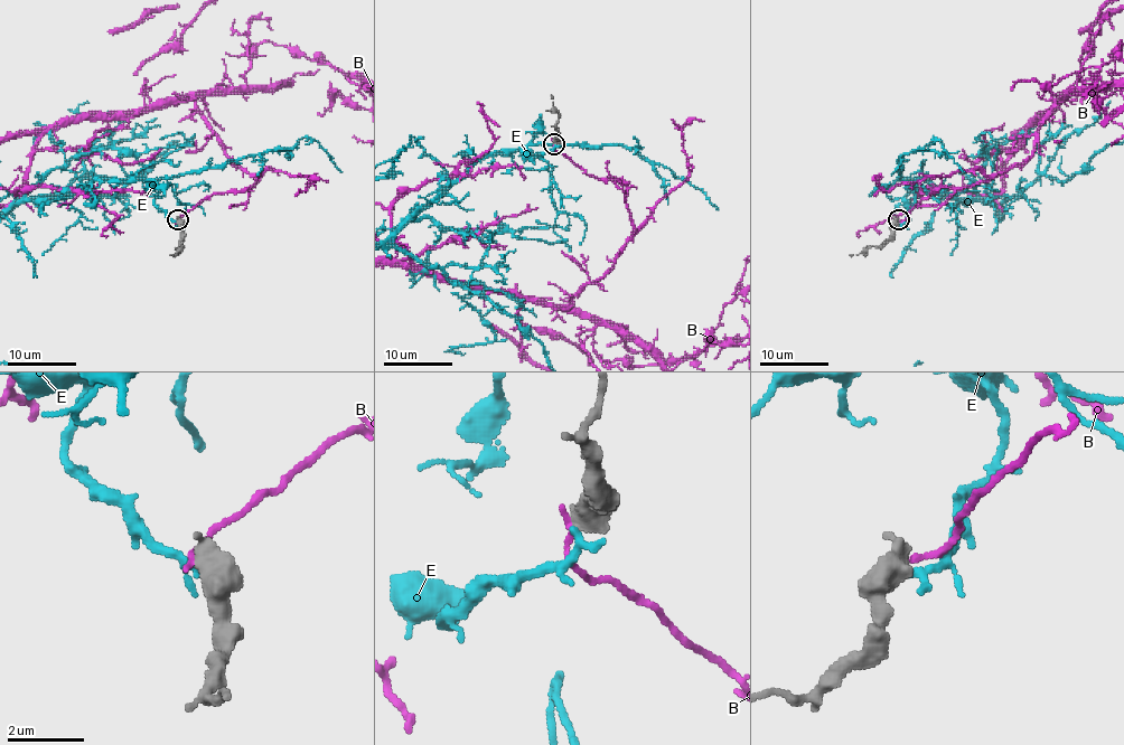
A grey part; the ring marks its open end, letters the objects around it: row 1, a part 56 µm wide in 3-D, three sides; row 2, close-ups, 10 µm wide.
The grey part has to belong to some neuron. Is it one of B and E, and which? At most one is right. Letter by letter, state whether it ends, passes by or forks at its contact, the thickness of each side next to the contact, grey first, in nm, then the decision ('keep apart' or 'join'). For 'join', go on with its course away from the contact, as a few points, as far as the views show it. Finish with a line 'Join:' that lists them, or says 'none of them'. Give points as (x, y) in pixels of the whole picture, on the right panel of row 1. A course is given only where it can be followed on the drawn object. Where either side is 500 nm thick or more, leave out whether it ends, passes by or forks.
B: calibres 650 and 160 nm; keep apart
E: calibres 700 and 280 nm; keep apart
Join: none of them

